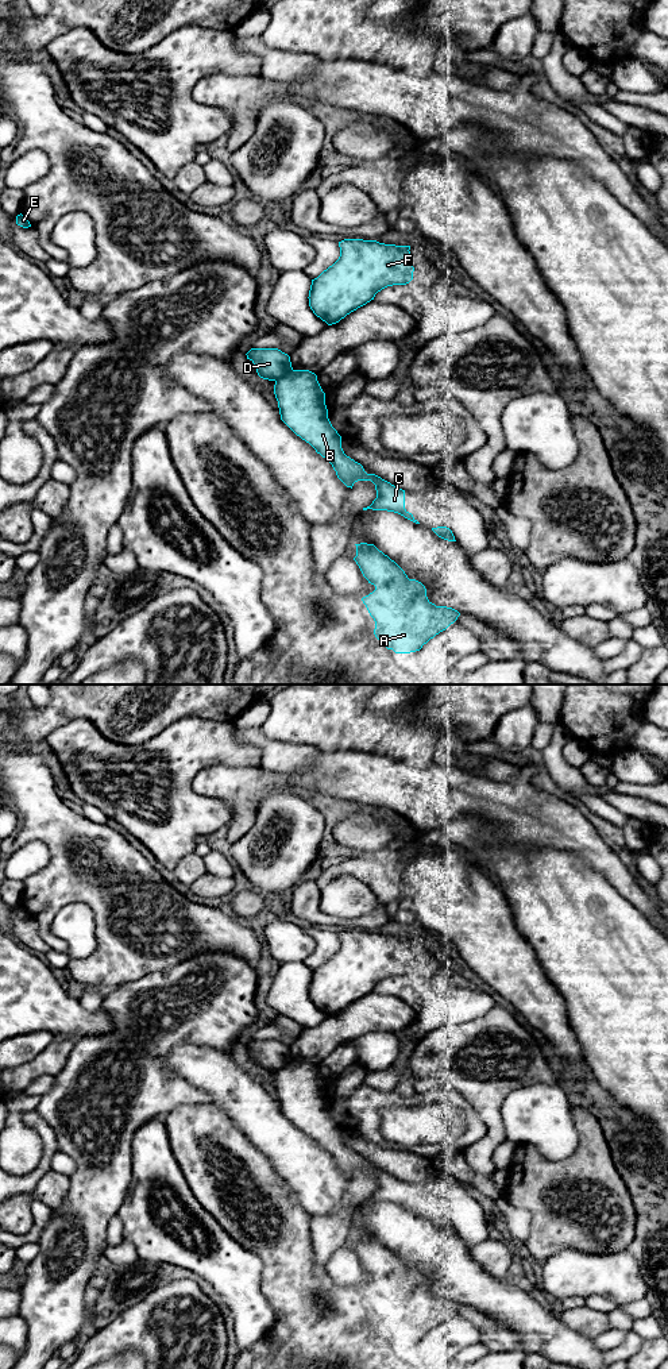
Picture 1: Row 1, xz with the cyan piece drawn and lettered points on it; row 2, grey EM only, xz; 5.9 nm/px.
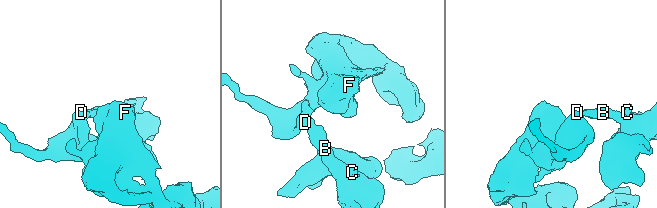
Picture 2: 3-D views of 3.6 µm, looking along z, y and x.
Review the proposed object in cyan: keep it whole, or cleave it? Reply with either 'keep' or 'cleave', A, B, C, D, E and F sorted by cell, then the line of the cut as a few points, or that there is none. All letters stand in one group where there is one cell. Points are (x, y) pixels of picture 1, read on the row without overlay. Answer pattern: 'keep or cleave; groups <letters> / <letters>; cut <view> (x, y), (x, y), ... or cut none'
cleave; groups A B C / D E F; cut xz (292, 1060), (275, 1072)

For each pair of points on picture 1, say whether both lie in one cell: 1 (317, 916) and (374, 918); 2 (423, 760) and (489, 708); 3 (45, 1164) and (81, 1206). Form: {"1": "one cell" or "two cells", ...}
{"1": "one cell", "2": "two cells", "3": "two cells"}

